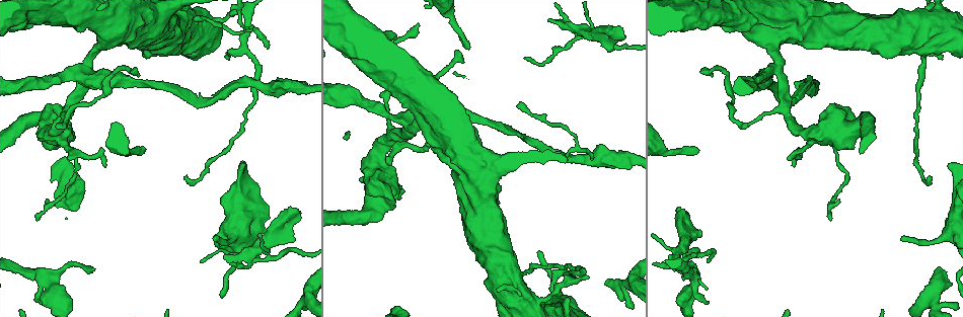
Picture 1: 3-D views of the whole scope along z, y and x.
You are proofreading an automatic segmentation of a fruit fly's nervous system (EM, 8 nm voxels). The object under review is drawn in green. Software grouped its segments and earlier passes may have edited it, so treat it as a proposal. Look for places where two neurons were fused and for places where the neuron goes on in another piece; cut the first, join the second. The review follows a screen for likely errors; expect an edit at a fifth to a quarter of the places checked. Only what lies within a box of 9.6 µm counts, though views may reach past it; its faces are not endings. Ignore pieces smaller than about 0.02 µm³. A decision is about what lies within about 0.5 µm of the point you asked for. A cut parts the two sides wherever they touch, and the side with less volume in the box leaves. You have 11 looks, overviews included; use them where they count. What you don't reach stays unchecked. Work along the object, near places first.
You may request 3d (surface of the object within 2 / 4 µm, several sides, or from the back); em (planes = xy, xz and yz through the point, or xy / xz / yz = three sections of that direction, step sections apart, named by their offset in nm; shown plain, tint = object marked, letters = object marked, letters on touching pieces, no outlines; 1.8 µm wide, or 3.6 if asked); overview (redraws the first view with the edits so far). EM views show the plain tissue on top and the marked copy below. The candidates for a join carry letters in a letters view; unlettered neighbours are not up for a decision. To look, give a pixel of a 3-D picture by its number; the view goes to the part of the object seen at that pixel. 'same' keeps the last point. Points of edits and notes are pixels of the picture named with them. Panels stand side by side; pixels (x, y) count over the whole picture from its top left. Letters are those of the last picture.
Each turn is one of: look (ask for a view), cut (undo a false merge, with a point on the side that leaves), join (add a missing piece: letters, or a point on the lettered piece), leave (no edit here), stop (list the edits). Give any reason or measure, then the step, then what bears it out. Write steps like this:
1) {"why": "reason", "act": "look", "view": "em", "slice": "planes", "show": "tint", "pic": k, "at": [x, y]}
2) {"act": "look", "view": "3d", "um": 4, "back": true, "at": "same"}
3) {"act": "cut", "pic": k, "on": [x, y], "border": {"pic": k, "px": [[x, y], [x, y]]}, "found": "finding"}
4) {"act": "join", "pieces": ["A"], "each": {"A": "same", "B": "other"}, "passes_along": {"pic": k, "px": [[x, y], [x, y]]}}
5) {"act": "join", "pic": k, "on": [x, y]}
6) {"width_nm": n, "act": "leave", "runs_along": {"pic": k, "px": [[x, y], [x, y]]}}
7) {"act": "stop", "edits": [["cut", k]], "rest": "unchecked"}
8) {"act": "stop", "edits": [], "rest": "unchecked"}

{"why": "sudden change in width", "act": "look", "view": "3d", "um": 2, "pic": 1, "at": [85, 71]}

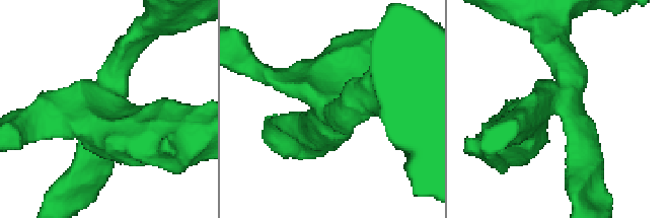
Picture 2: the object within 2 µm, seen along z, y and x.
{"arms": 4, "why": "shape alone is not enough", "act": "look", "view": "em", "slice": "planes", "show": "letters", "pic": 2, "at": [557, 97]}

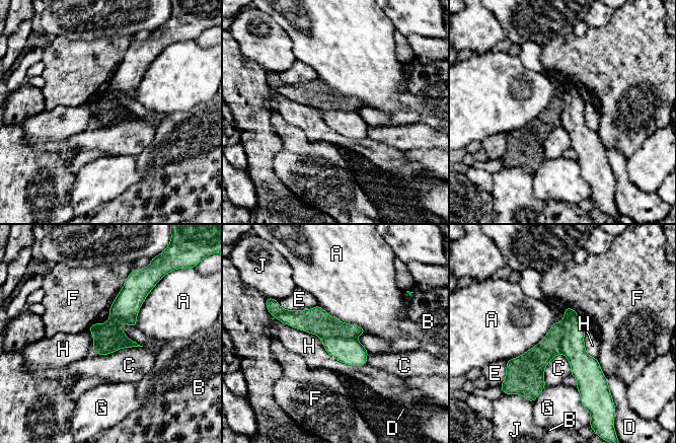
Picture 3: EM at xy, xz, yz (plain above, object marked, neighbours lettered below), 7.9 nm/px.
{"longest_contact_nm": ["H", 850], "act": "cut", "pic": 3, "on": [97, 330], "each": {"A": "other", "B": "other", "C": "other", "D": "other", "E": "other", "F": "other", "G": "other", "H": "other", "J": "other"}, "border": {"pic": 3, "px": [[120, 341], [102, 335], [93, 349]]}, "found": "two neurons meet here"}

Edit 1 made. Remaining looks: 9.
{"why": "see it whole again", "act": "look", "view": "overview"}

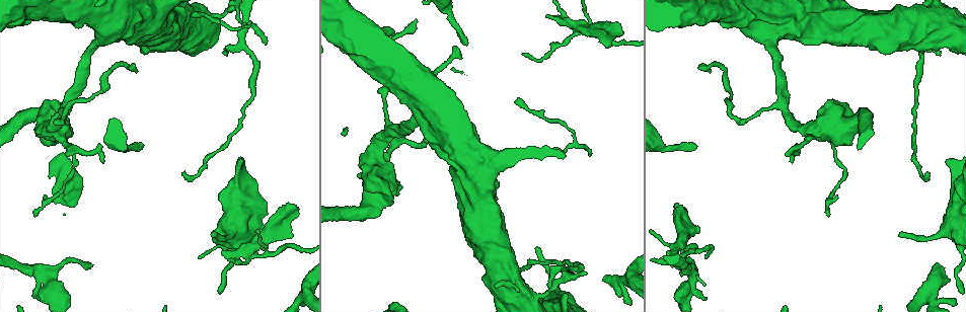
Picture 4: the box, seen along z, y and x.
{"why": "thin end", "act": "look", "view": "em", "slice": "planes", "show": "letters", "pic": 4, "at": [142, 143]}

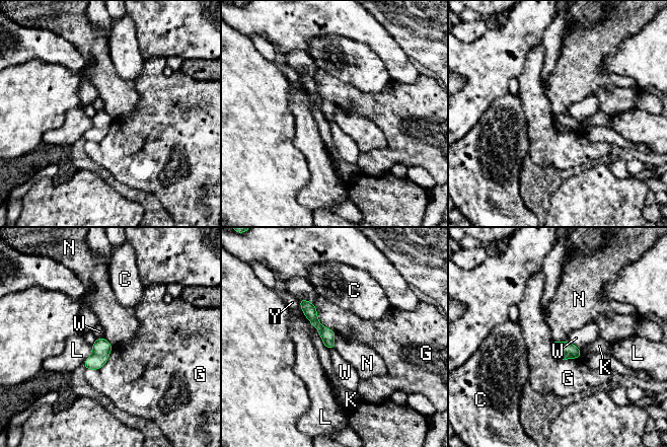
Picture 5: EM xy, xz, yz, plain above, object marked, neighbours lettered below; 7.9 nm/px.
{"longest_contact_nm": ["Y", 440], "act": "leave", "each": {"C": "other", "G": "other", "K": "other", "L": "other", "N": "other", "W": "other", "Y": "other"}, "runs_along": {"pic": 5, "px": [[302, 301], [331, 346]]}, "found": "no lettered piece goes on from it"}

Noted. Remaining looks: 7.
{"why": "arms run side by side", "act": "look", "view": "3d", "um": 2, "pic": 4, "at": [680, 242]}

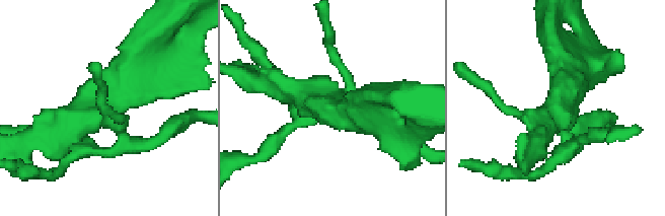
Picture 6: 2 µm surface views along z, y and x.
{"act": "look", "view": "em", "slice": "planes", "show": "tint", "pic": 6, "at": [333, 105]}

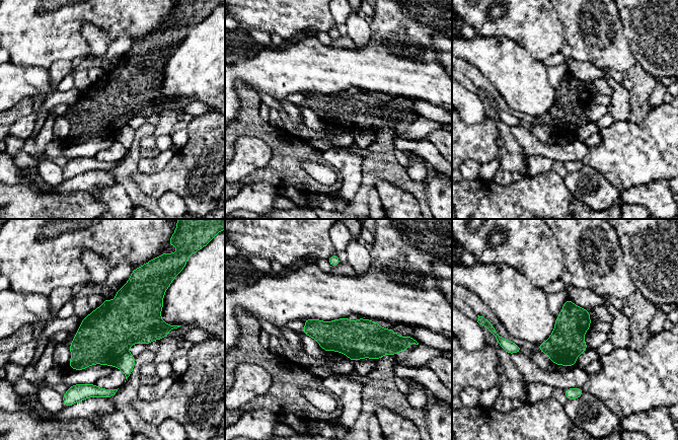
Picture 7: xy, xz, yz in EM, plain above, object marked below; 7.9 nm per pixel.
{"why": "what lies round it", "act": "look", "view": "em", "slice": "planes", "show": "letters", "at": "same"}

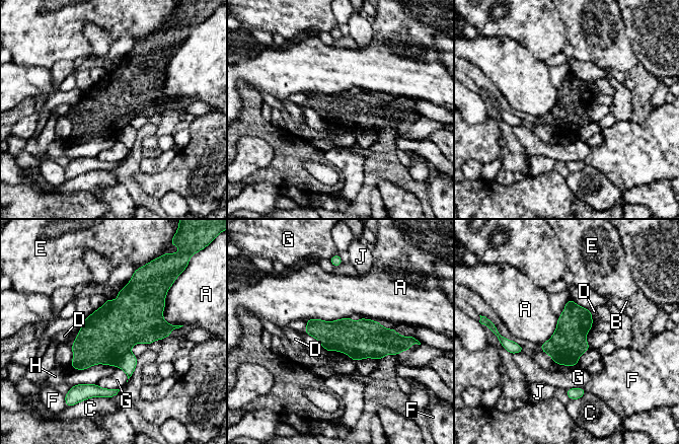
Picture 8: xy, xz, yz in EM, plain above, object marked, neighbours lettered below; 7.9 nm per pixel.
{"longest_contact_nm": ["A", 320], "act": "cut", "pic": 8, "on": [110, 331], "each": {"A": "other", "B": "other", "C": "other", "D": "other", "E": "other", "F": "other", "G": "other", "H": "other", "J": "other"}, "border": {"pic": 8, "px": [[129, 351], [123, 356], [118, 366]]}, "found": "a second neuron is stuck on"}

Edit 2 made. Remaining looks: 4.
{"act": "look", "view": "overview"}

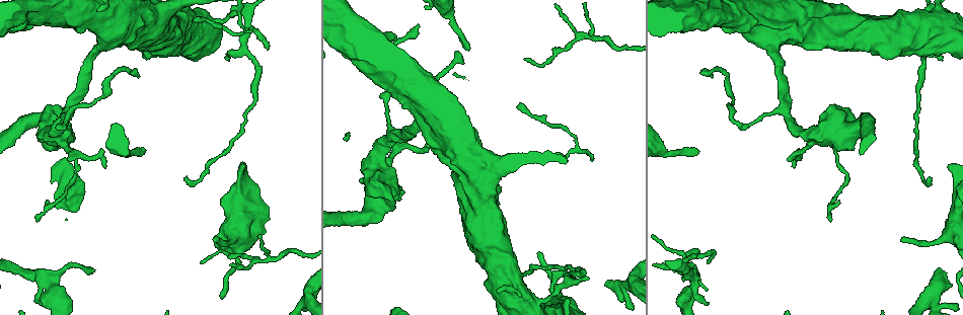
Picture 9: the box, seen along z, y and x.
{"why": "thick turns thin", "act": "look", "view": "3d", "um": 4, "pic": 9, "at": [509, 290]}

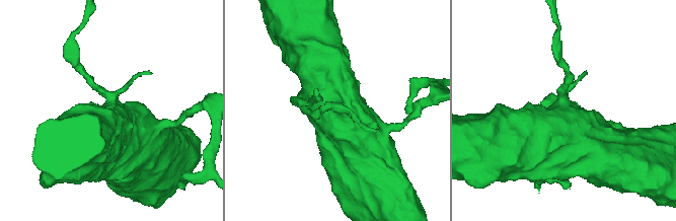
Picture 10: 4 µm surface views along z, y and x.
{"act": "look", "view": "em", "slice": "yz", "step": 4, "show": "tint", "pic": 10, "at": [339, 107]}

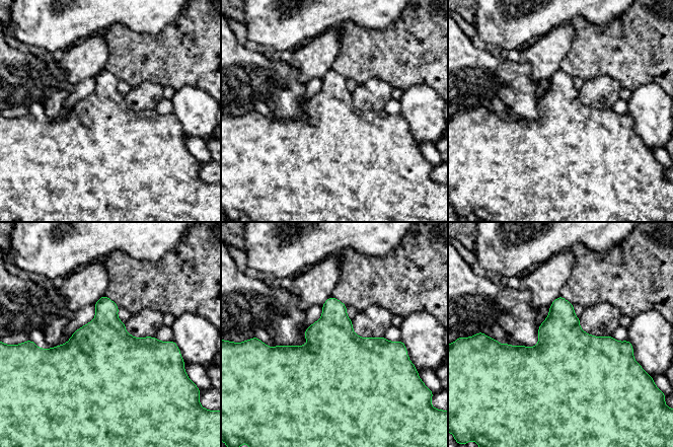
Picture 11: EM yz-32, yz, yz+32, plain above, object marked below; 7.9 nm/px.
{"act": "look", "view": "em", "slice": "planes", "show": "letters", "at": "same"}

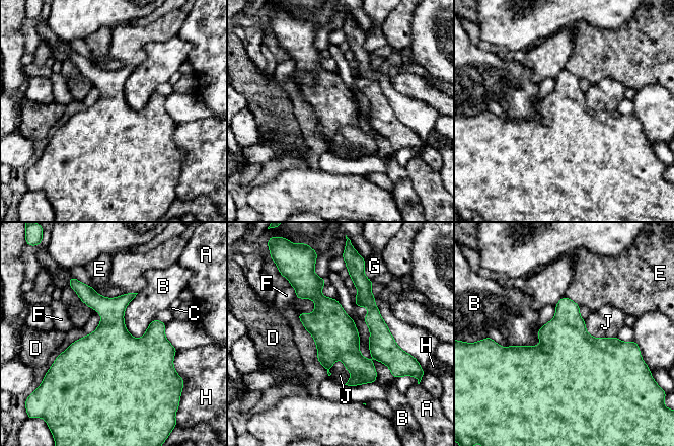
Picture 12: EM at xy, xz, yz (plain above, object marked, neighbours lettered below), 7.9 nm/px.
{"longest_contact_nm": ["B", 750], "act": "leave", "each": {"A": "other", "B": "other", "C": "other", "D": "other", "E": "other", "F": "other", "G": "other", "H": "other", "J": "other"}, "found": "continuous, no second neuron"}

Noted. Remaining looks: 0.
{"act": "stop", "edits": [["cut", 3], ["cut", 8]], "rest": "unchecked"}

